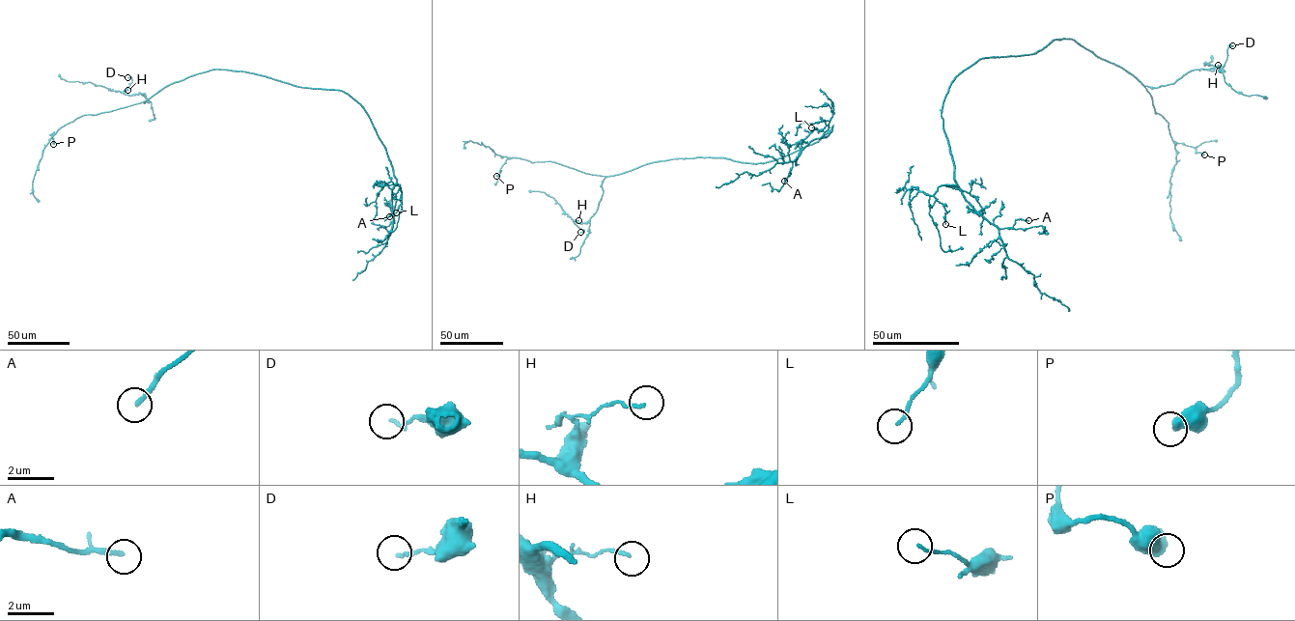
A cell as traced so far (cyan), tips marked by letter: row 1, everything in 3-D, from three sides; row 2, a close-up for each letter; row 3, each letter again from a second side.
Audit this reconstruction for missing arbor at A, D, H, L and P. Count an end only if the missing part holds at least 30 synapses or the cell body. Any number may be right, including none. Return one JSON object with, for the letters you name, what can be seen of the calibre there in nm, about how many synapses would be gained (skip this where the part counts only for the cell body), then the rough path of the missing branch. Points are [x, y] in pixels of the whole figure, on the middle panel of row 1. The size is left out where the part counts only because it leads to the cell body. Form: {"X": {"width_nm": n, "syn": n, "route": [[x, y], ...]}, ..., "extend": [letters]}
{"A": {"width_nm": 220, "syn": 30, "route": [[784, 181], [769, 197], [758, 201]]}, "extend": ["A"]}

